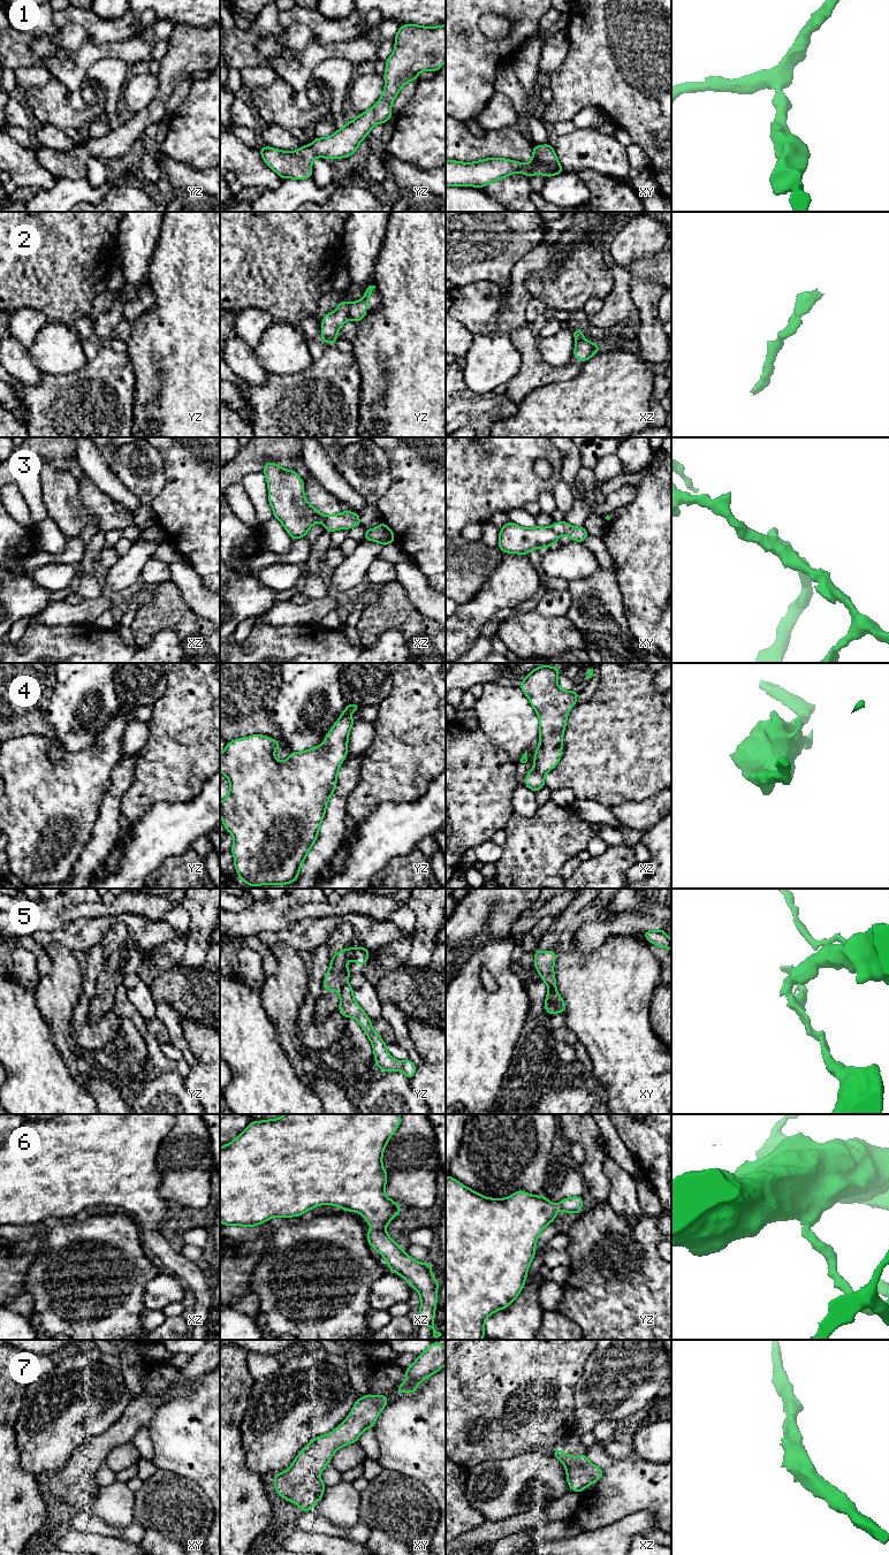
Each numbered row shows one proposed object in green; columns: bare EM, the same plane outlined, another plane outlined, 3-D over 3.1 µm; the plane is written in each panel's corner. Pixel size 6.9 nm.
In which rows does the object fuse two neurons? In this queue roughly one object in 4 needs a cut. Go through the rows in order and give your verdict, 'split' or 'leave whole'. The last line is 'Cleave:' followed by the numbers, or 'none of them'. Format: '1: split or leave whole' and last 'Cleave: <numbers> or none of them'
1: leave whole
2: split
3: split
4: leave whole
5: split
6: leave whole
7: leave whole
Cleave: 2, 3, 5

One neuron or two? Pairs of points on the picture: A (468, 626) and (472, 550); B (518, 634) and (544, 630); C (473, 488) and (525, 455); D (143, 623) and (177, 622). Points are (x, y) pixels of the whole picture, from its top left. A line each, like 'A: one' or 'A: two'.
A: two
B: one
C: one
D: one

